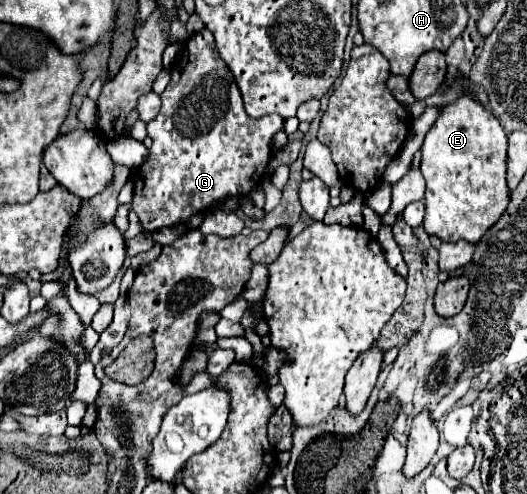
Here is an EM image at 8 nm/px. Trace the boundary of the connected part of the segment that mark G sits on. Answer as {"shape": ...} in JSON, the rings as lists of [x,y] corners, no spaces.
{"shape":[[[207,29],[187,39],[179,61],[171,71],[171,83],[161,93],[161,101],[163,107],[159,115],[151,123],[147,123],[149,137],[153,139],[149,157],[135,175],[133,211],[137,213],[145,233],[155,233],[163,227],[183,223],[197,213],[207,213],[229,195],[241,197],[251,193],[259,185],[269,165],[271,137],[281,131],[285,123],[285,119],[277,113],[265,115],[261,119],[251,119],[245,113],[237,85],[233,83],[233,77],[229,75],[225,63],[221,63],[213,47],[213,35],[209,35]]]}

